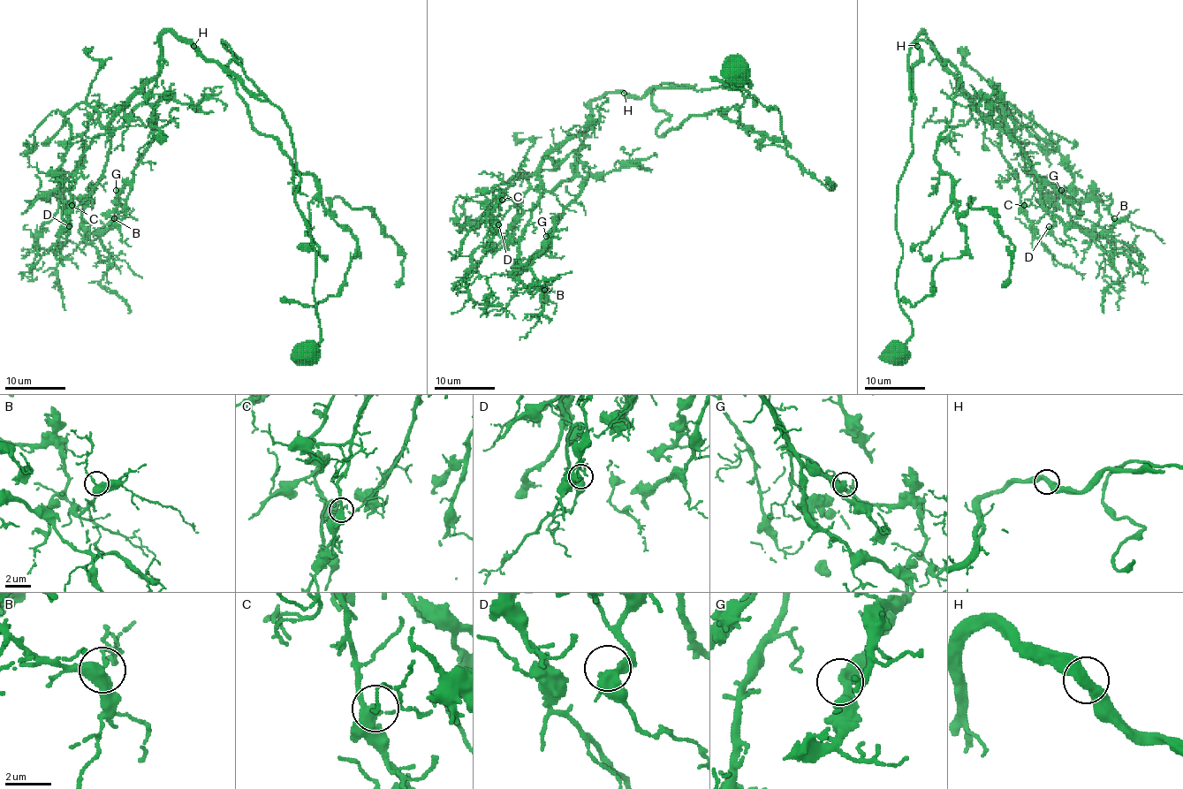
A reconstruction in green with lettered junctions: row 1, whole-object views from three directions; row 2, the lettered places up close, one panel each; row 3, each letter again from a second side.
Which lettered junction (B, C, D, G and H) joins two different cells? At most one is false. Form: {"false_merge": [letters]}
{"false_merge": []}

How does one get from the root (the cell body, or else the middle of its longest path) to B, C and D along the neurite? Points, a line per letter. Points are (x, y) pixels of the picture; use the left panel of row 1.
B: (306, 354), (320, 340), (315, 247), (291, 127), (169, 32), (160, 71), (111, 121), (80, 226), (114, 218)
C: (306, 354), (320, 340), (315, 247), (291, 127), (191, 43), (162, 36), (160, 71), (93, 138), (72, 205)
D: (306, 354), (315, 247), (291, 127), (169, 32), (160, 71), (105, 125), (84, 103), (65, 115), (69, 226)

